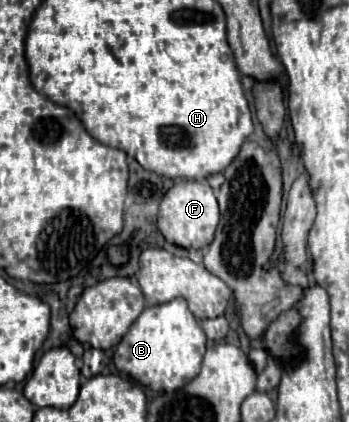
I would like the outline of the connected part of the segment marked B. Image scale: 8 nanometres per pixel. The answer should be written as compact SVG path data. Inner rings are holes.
M174 298L172 302L160 306L148 306L140 314L140 318L120 340L114 352L114 364L120 372L126 372L146 388L152 388L156 392L174 392L198 374L204 352L206 336L198 320L188 310L184 298Z

